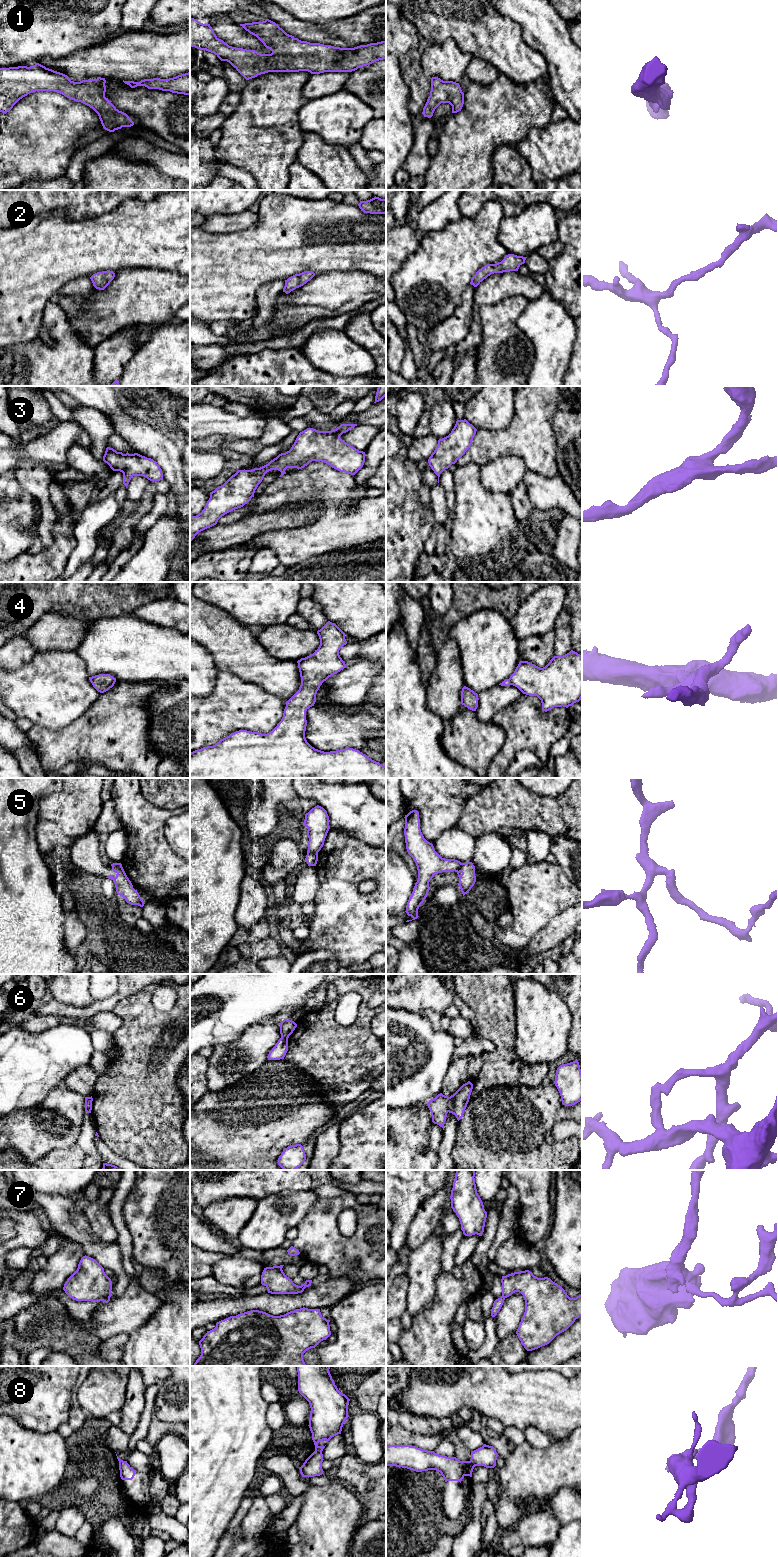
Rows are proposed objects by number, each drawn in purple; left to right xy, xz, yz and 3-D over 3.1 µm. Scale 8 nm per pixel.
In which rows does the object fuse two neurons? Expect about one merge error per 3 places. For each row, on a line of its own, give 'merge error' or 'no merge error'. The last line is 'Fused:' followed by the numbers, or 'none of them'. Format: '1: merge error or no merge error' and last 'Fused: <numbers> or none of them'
1: no merge error
2: no merge error
3: no merge error
4: no merge error
5: merge error
6: merge error
7: merge error
8: merge error
Fused: 5, 6, 7, 8

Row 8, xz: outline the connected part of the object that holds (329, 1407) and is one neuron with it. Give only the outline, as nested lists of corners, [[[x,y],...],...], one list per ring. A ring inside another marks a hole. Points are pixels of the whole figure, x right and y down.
[[[297,1366],[298,1372],[298,1391],[309,1402],[311,1412],[309,1428],[312,1433],[312,1440],[315,1451],[322,1452],[325,1446],[318,1443],[326,1440],[327,1442],[334,1436],[341,1434],[343,1424],[349,1417],[348,1404],[350,1399],[341,1393],[329,1372],[331,1366]]]

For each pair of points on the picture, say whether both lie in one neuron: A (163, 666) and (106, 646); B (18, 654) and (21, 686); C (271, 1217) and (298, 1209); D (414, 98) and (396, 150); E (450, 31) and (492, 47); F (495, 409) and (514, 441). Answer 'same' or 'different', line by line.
A: same
B: different
C: same
D: different
E: same
F: different

